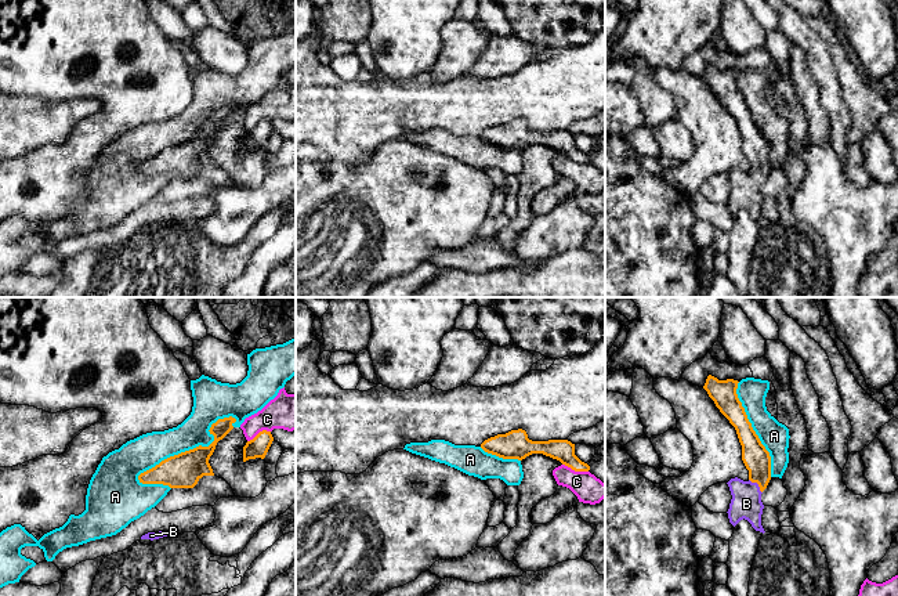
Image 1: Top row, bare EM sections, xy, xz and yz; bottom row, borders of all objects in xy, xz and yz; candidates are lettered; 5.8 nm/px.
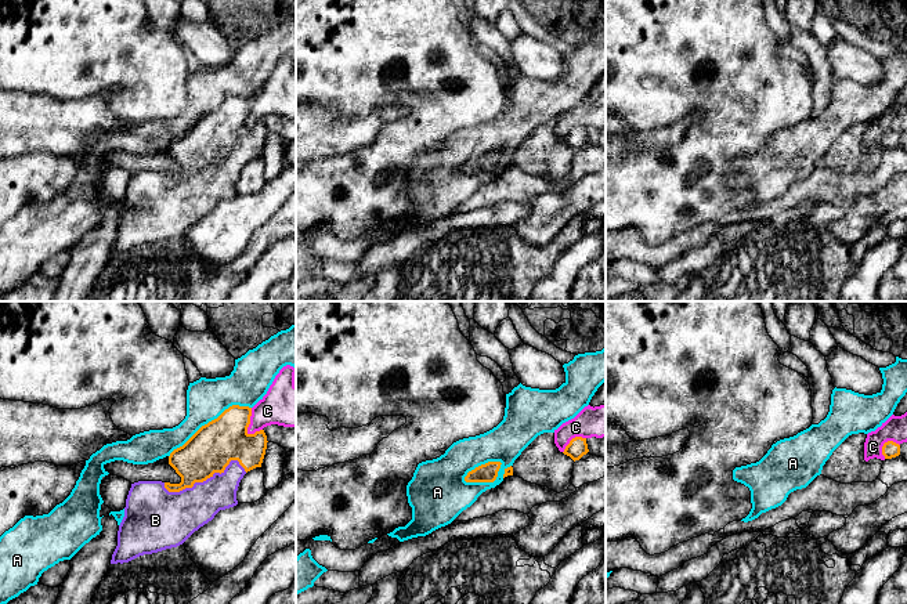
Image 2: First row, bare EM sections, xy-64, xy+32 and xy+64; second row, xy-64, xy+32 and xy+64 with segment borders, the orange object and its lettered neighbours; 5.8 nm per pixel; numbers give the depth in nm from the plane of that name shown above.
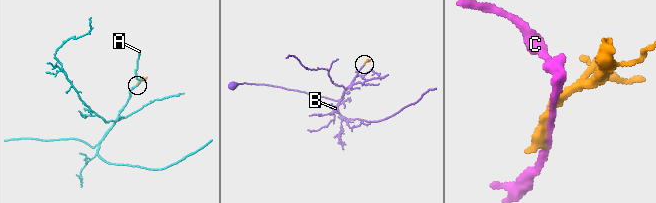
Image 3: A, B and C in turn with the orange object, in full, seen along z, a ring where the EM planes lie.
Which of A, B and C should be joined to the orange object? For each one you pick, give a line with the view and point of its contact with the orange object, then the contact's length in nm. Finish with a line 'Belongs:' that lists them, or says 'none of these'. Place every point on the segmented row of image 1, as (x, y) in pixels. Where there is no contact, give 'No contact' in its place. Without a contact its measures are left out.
B: Touches orange at yz (757, 483). Shared border 120 nm
Belongs: B

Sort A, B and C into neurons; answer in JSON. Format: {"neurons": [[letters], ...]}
{"neurons": [["A"], ["B"], ["C"]]}

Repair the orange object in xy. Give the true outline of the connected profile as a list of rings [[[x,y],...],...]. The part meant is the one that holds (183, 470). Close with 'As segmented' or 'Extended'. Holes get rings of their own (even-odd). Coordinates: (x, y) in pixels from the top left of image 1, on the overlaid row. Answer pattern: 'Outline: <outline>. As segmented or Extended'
Outline: [[[232,416],[218,419],[209,430],[214,436],[214,441],[209,447],[199,445],[162,460],[155,467],[141,473],[140,483],[163,484],[170,488],[193,488],[203,476],[214,476],[209,459],[217,443],[233,429],[235,422],[236,419]]]. As segmented

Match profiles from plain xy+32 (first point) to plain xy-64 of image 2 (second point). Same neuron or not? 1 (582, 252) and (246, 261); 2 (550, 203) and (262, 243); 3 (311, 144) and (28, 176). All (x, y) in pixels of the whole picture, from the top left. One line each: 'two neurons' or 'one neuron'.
1: two neurons
2: two neurons
3: two neurons

